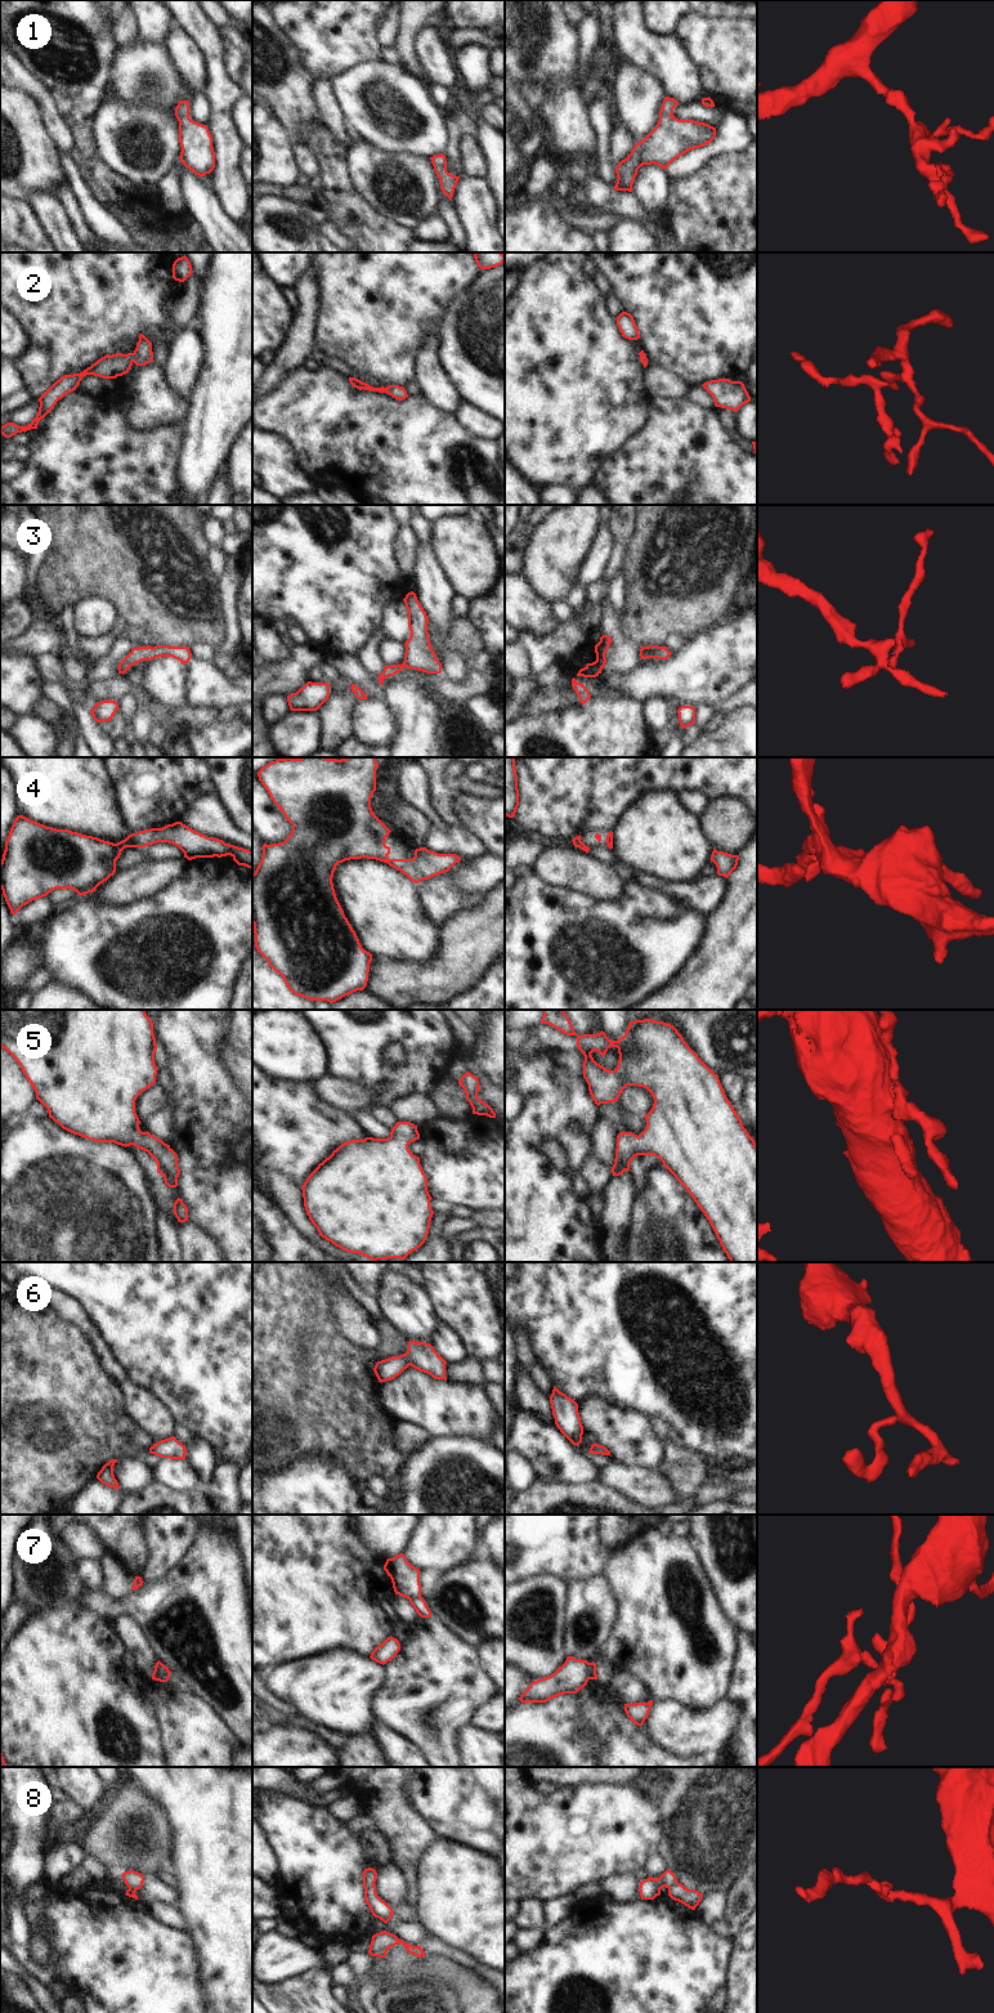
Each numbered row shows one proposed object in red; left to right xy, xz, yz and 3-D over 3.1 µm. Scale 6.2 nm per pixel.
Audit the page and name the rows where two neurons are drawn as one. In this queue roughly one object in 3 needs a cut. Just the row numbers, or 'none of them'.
7, 8

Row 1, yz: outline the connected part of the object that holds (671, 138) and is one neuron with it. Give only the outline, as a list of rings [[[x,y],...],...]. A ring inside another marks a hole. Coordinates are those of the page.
[[[664,98],[655,128],[617,165],[618,179],[614,189],[632,192],[637,170],[642,165],[654,164],[667,170],[677,157],[716,138],[716,128],[708,124],[676,118],[673,108],[677,104],[675,98]]]

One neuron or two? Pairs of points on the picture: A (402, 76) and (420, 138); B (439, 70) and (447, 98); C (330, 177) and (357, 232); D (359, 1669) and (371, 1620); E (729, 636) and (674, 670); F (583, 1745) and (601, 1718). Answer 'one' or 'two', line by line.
A: one
B: two
C: one
D: two
E: one
F: two

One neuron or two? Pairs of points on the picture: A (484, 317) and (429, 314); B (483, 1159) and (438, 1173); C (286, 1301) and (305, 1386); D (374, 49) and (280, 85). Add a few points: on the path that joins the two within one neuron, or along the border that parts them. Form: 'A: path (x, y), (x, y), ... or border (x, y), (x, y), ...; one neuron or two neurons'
A: border (461, 291), (451, 299), (440, 318), (438, 334); two neurons
B: path (471, 1168), (461, 1168), (456, 1173), (450, 1173); one neuron
C: path (299, 1322), (299, 1365); one neuron
D: border (295, 47), (303, 66), (316, 79); two neurons

